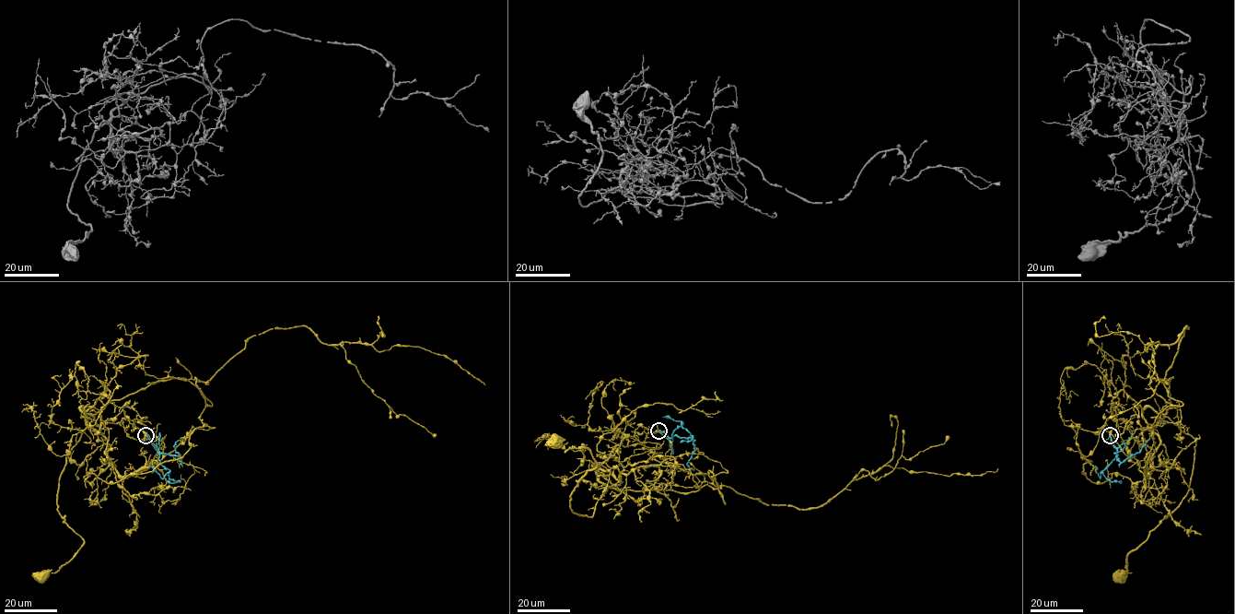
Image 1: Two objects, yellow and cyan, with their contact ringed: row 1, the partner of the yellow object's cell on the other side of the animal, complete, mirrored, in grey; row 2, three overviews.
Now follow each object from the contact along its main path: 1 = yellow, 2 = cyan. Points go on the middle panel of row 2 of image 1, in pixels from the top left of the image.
1: (658, 430), (659, 465), (618, 480), (595, 463), (591, 516), (570, 494), (597, 462), (557, 441)
2: (659, 430), (669, 437), (692, 438), (694, 451), (687, 463), (693, 470)

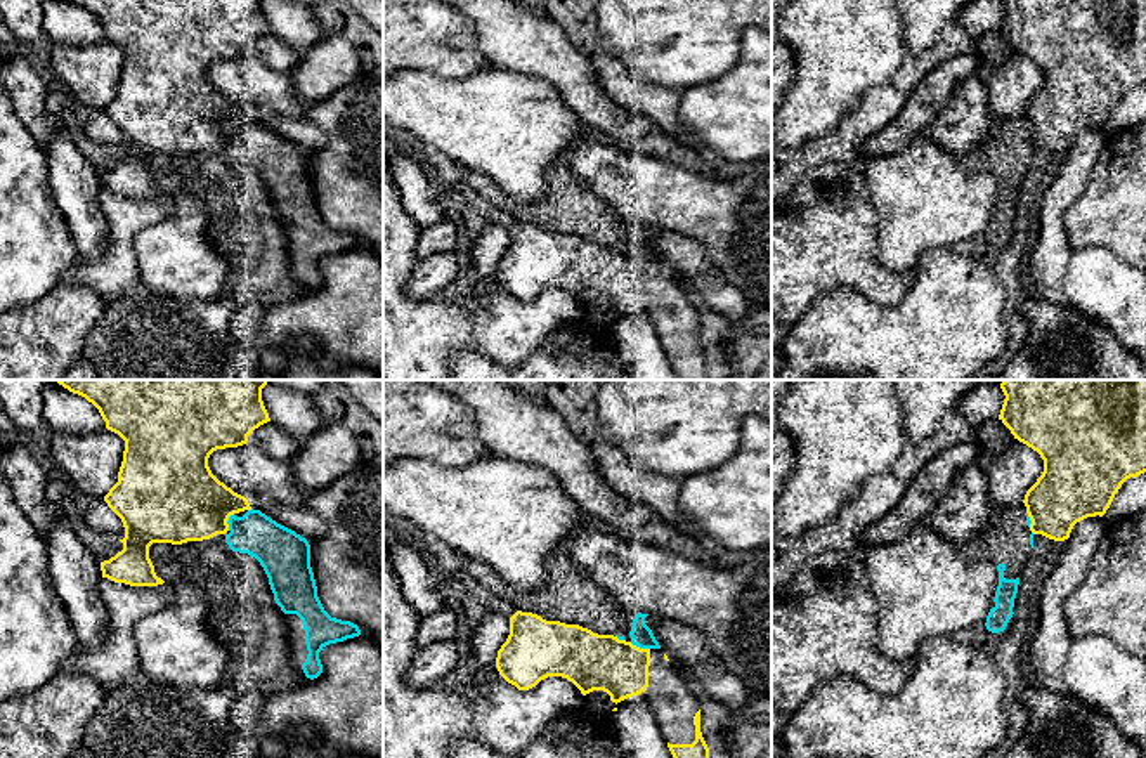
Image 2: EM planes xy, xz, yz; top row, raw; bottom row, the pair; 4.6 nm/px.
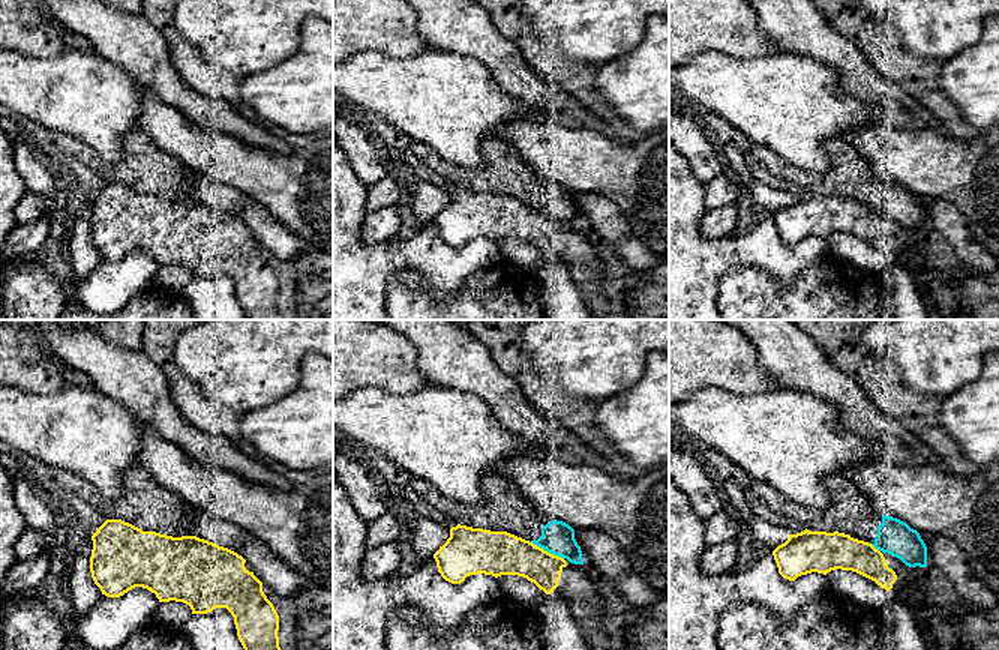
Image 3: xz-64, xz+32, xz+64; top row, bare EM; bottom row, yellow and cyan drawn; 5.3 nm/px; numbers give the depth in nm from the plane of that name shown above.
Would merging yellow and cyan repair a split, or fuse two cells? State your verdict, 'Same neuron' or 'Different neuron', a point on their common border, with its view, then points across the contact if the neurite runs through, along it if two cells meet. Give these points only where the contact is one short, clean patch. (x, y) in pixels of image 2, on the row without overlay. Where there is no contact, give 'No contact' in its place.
Different neuron. Touches yellow at xy (227, 136)

